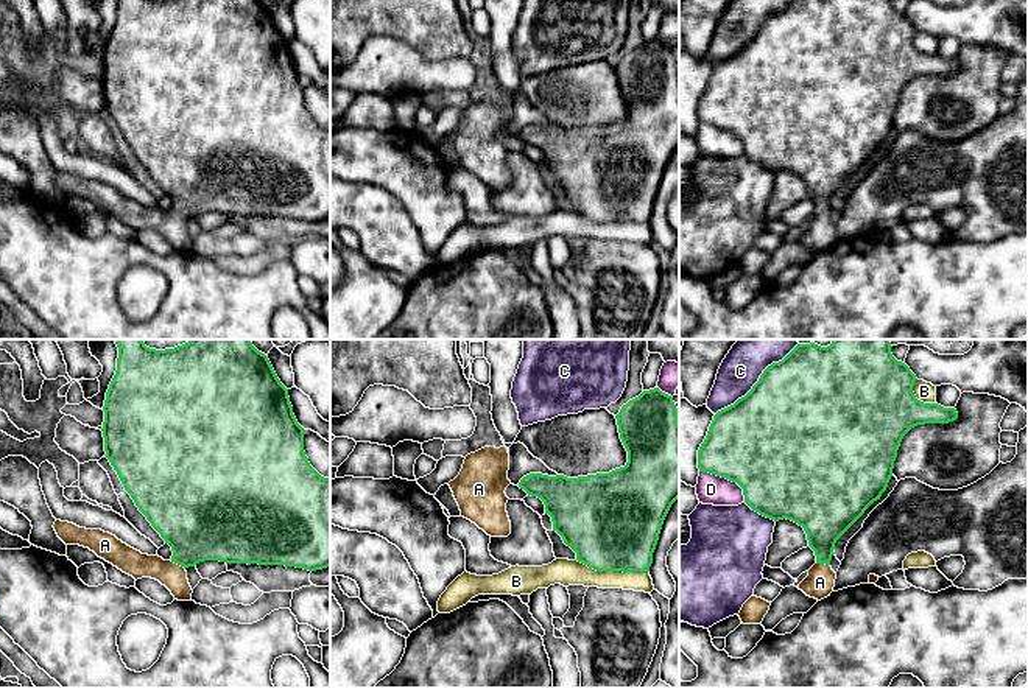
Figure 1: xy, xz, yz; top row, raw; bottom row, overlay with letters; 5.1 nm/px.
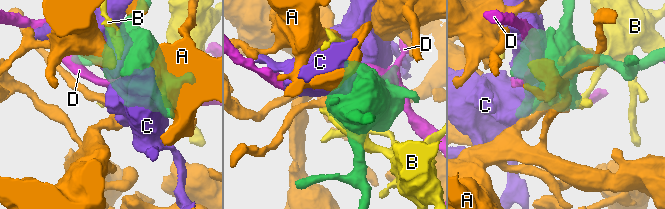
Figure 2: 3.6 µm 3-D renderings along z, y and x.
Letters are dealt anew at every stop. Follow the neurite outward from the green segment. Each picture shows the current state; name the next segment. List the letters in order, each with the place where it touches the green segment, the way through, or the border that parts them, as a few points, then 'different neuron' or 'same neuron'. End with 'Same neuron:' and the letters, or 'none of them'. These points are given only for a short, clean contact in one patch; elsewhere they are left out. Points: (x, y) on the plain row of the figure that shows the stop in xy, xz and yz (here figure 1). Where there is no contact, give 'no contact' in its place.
A: contact xy (178, 215); way xy (201, 173), (178, 215), (137, 217), (130, 212); same neuron
B: contact xz (612, 221); different neuron
C: contact yz (756, 35); different neuron
D: contact yz (728, 129); different neuron
Same neuron: A

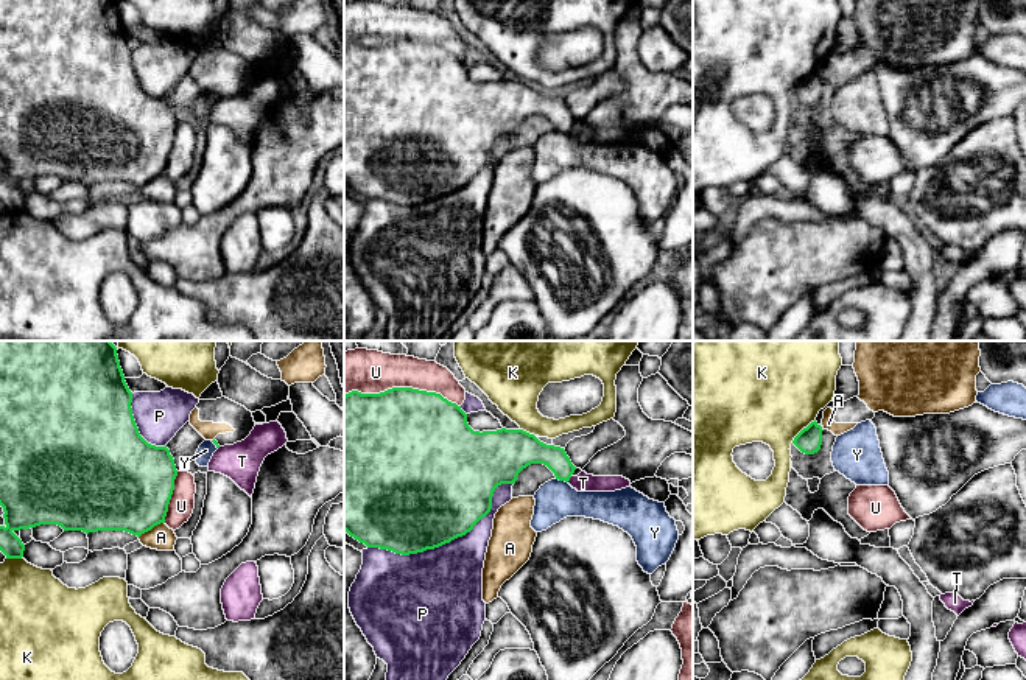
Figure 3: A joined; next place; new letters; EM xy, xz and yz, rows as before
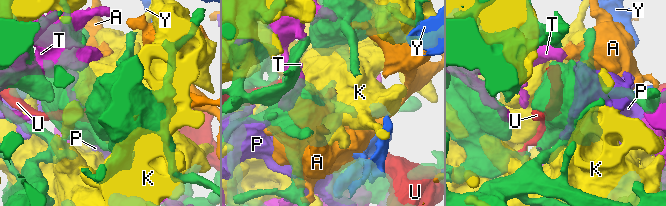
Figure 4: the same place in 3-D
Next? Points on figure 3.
A: contact xy (151, 179); different neuron
K: contact yz (802, 81); different neuron
P: contact xz (447, 193); different neuron
T: contact xz (569, 131); different neuron
U: contact xz (402, 39); different neuron
Y: contact xz (562, 131); border xz (556, 129), (567, 134); different neuron
Same neuron: none of them

